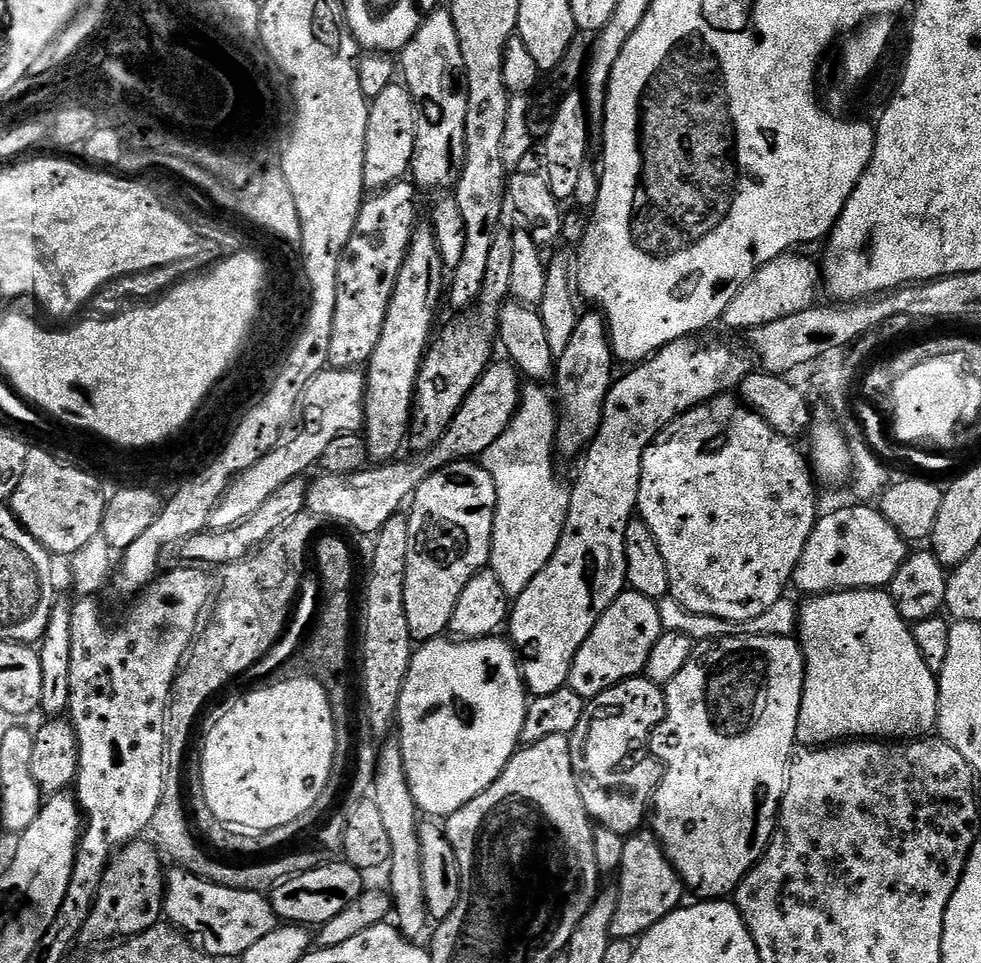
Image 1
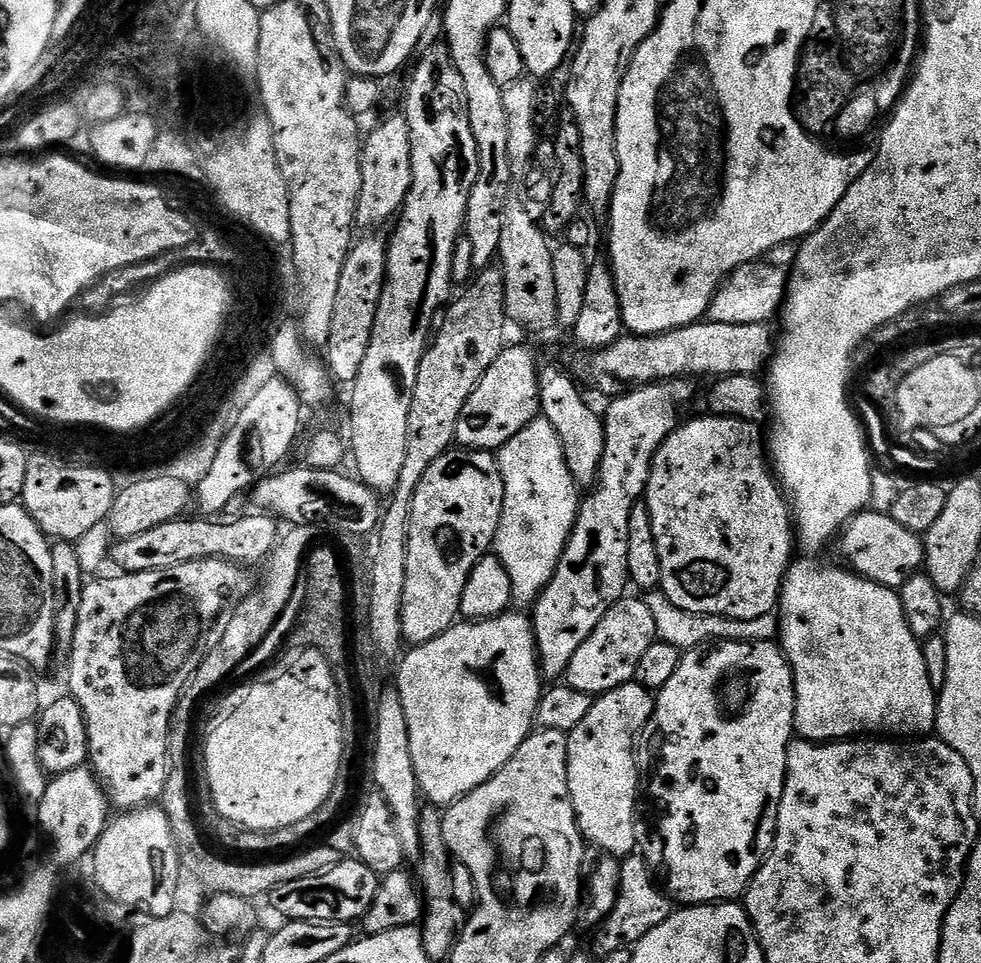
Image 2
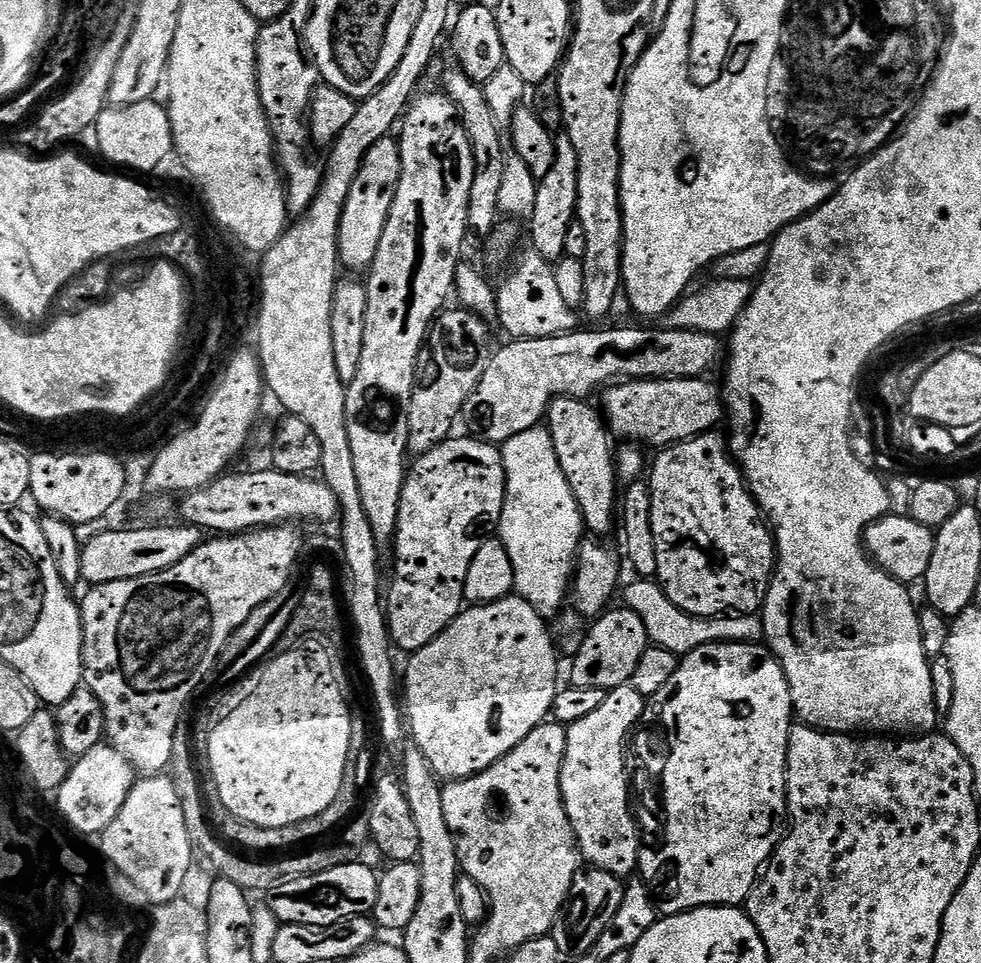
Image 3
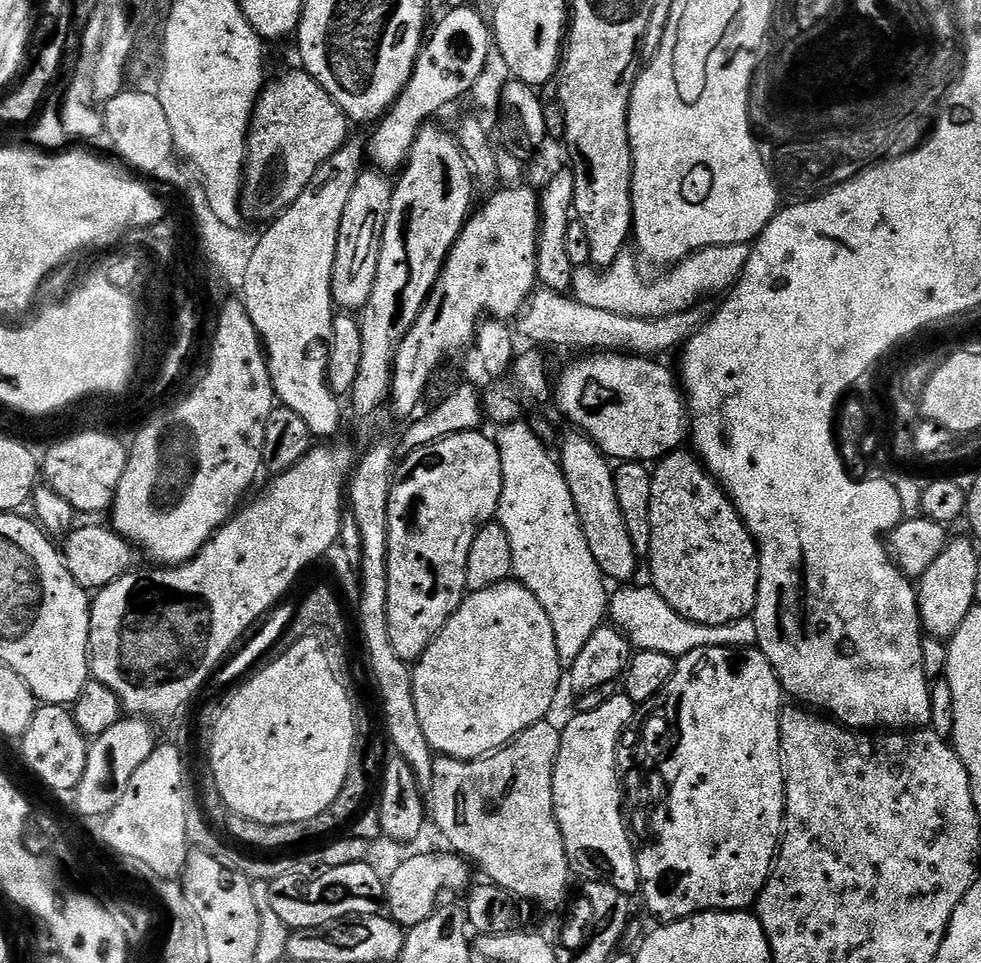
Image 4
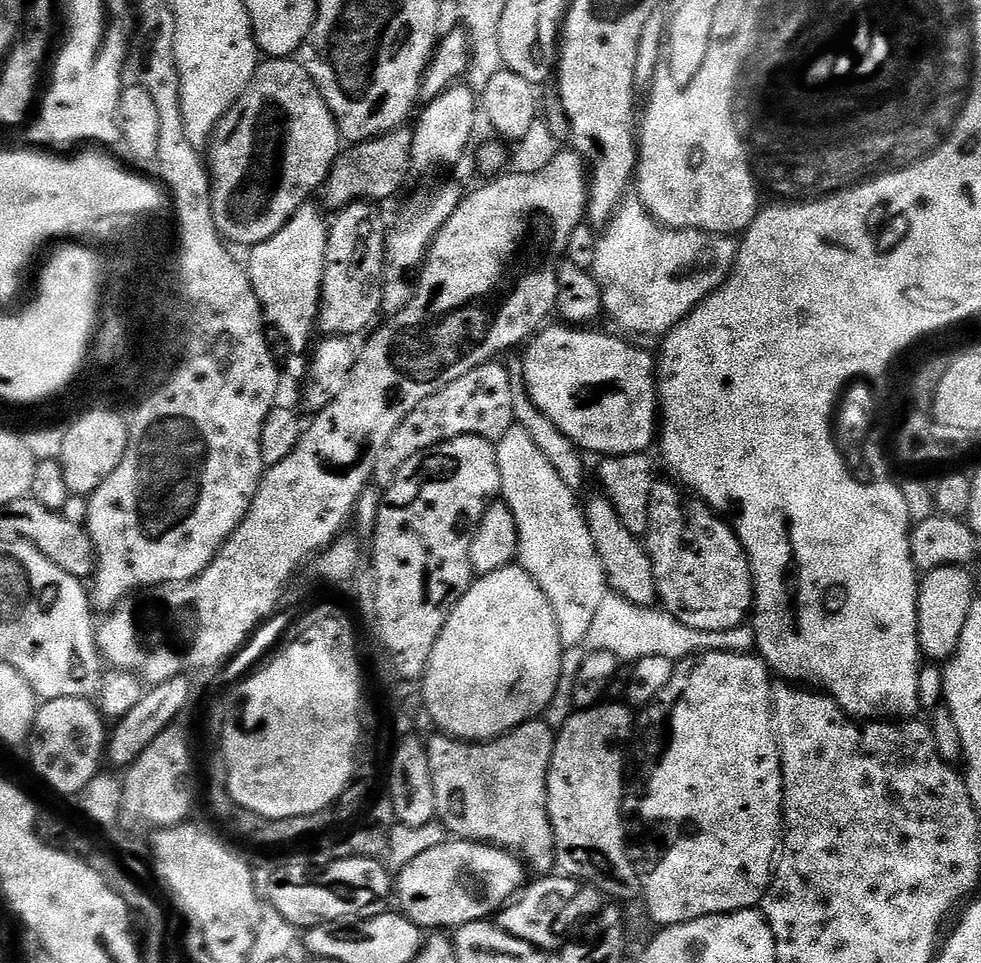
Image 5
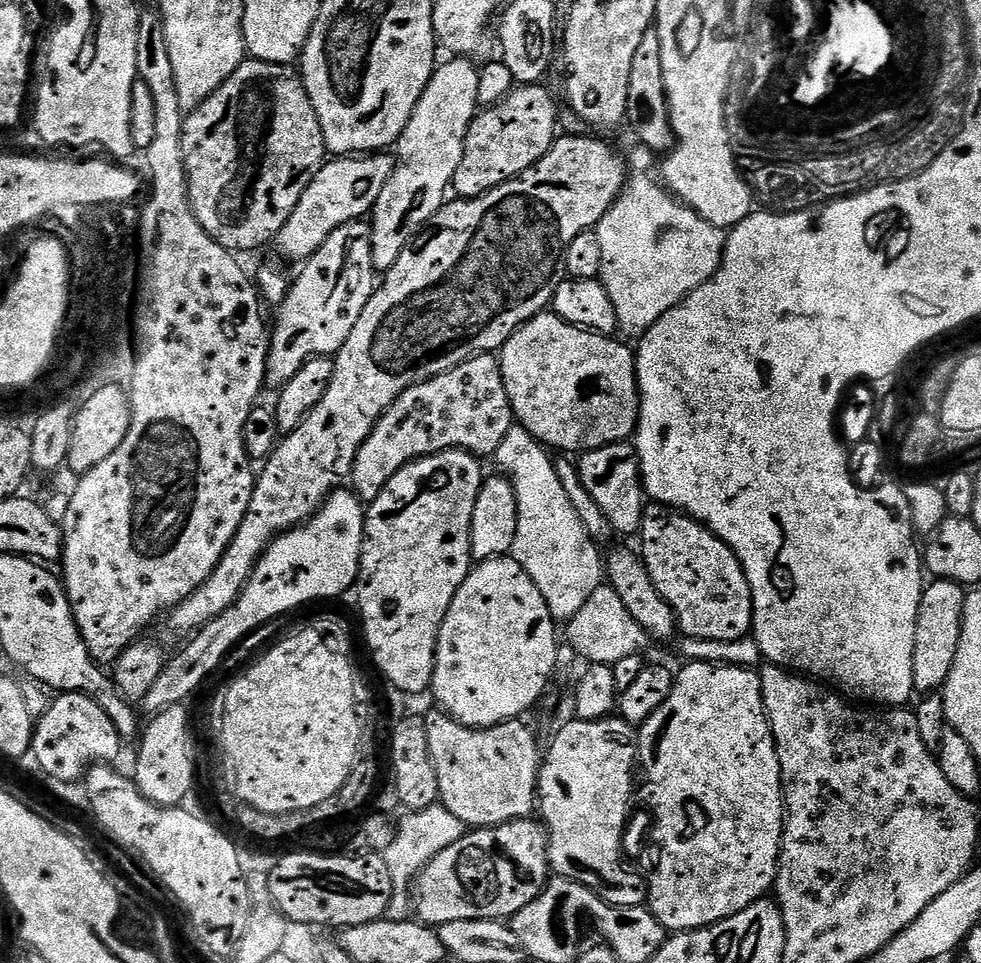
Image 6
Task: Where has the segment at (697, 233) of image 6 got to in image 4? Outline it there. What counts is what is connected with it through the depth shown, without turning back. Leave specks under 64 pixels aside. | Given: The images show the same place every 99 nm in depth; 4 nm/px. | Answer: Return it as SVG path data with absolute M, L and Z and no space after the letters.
M723 244L699 248L690 253L685 260L667 269L665 276L657 280L644 280L640 268L636 265L637 257L624 250L619 258L603 270L595 267L572 269L571 295L582 306L594 306L594 310L610 310L614 314L626 314L626 318L666 318L670 314L688 312L697 307L703 296L711 292L724 294L739 280L742 270L752 253L746 244Z

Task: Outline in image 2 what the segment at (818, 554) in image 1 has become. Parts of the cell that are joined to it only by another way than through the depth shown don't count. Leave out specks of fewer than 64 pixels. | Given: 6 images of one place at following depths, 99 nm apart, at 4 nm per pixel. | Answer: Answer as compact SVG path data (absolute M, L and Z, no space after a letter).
M865 510L856 513L844 525L839 544L840 552L844 555L843 563L851 571L887 588L900 589L924 566L924 542L921 533L906 530L902 522L898 522L887 512Z

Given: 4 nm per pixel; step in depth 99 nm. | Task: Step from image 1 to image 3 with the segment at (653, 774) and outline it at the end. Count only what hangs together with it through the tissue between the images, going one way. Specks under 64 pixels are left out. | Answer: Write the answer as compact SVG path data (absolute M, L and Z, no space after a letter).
M626 683L621 688L611 689L598 710L593 710L580 721L567 725L566 754L560 775L562 802L576 835L576 846L580 849L581 857L591 867L601 868L621 878L631 877L635 873L632 871L635 870L636 859L640 856L640 840L636 837L636 824L632 821L634 812L630 807L630 800L628 804L630 772L628 776L627 770L624 769L624 739L631 732L633 735L634 729L639 725L645 703L646 697L638 694L638 690L634 690L631 683Z

